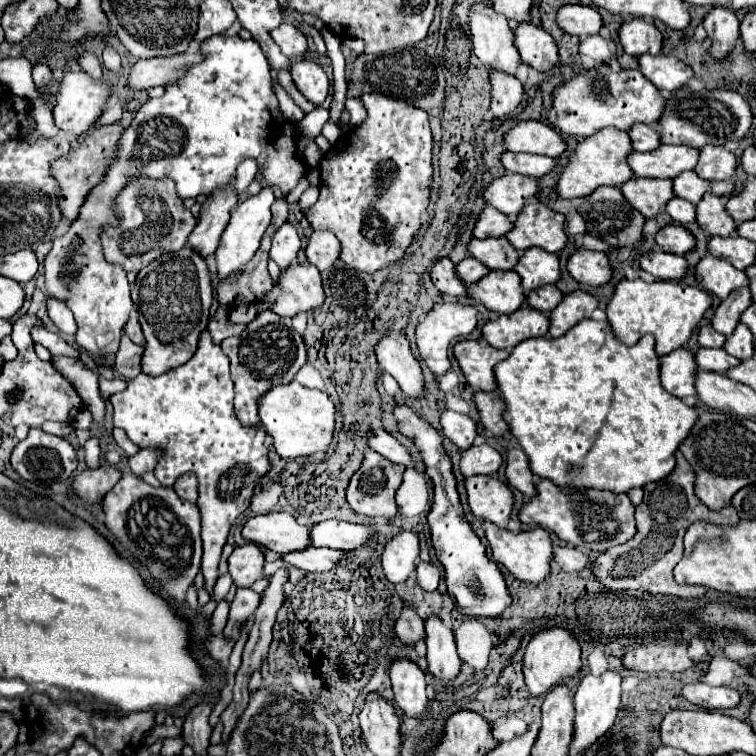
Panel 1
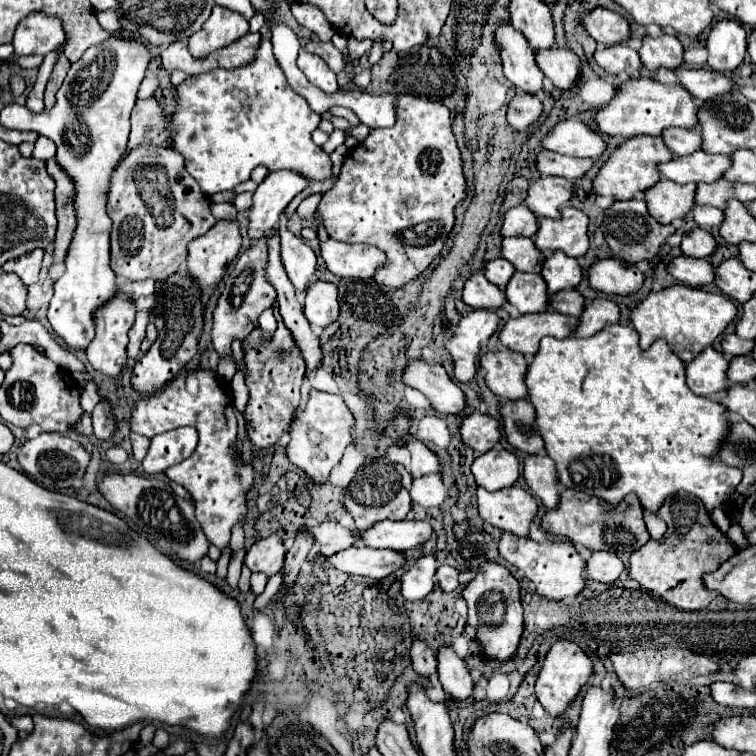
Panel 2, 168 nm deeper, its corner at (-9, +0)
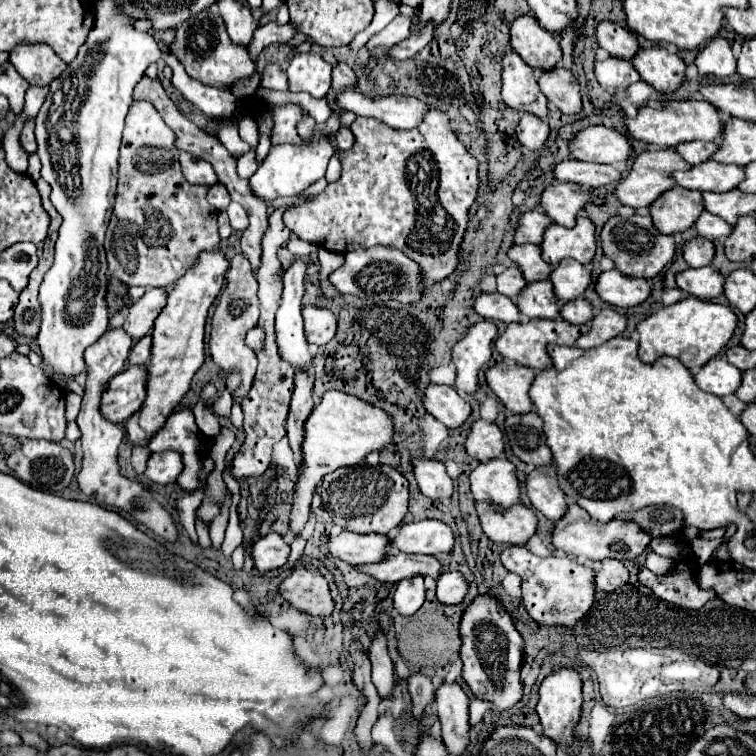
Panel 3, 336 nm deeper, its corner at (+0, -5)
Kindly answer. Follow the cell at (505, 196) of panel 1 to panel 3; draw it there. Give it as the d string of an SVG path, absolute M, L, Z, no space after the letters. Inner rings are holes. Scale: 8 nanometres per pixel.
M556 182L540 194L538 208L544 214L548 214L554 224L572 228L576 222L576 214L584 208L588 198L590 198L588 188L582 188L578 184Z

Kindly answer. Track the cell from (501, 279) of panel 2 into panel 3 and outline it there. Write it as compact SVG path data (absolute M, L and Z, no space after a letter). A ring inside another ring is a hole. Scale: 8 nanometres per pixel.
M518 266L506 268L502 274L496 276L496 282L498 282L498 292L508 296L508 298L512 298L512 300L516 300L516 296L522 290L522 286L526 286L526 280L522 278Z

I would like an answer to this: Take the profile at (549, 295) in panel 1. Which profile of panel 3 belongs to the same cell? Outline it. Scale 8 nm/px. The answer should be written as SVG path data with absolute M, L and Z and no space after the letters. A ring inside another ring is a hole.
M574 298L560 306L560 316L570 324L586 324L592 320L592 306L584 298Z

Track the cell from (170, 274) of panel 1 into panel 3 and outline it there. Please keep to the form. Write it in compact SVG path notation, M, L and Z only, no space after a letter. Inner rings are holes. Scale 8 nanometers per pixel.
M128 366L124 372L116 374L106 392L102 394L100 412L110 422L128 420L144 402L148 386L148 366Z

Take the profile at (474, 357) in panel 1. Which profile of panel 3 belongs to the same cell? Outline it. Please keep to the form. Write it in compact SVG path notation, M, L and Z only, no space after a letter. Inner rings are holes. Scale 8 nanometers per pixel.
M502 360L486 370L486 382L490 390L512 414L526 414L532 410L528 390L534 376L536 372L510 360Z

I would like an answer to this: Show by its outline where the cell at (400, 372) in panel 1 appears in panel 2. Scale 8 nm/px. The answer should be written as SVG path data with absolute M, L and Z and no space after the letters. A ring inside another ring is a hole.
M423 359L411 361L403 381L421 391L443 415L459 415L465 409L465 393L451 381L441 365L429 365Z

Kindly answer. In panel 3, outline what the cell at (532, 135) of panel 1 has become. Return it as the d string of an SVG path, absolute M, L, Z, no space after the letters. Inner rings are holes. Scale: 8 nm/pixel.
M602 124L584 128L578 134L574 134L574 138L568 144L568 150L574 160L586 160L598 164L626 162L628 156L632 154L628 136Z

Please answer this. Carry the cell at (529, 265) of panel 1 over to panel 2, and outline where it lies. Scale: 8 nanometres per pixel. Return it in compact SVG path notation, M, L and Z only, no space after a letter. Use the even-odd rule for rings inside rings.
M555 251L545 259L541 277L545 279L549 293L553 295L563 289L575 289L583 279L583 269L577 263L577 259L567 257L561 251Z

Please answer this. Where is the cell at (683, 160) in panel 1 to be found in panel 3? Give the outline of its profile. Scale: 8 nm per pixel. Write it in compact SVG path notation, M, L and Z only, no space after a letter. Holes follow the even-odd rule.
M706 160L692 166L686 172L672 172L672 178L676 180L678 186L688 188L688 190L728 192L742 182L744 170L740 166Z

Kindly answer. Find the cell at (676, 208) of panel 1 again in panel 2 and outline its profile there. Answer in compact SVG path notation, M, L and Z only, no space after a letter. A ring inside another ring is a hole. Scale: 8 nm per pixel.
M695 205L691 213L693 213L695 223L701 229L705 229L705 231L711 231L713 227L719 227L721 221L725 219L723 217L723 211L721 209L715 209L715 207L699 207L699 205Z

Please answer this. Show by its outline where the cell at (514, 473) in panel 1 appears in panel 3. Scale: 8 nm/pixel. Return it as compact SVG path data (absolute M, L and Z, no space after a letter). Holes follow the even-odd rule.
M552 464L538 466L526 474L526 492L532 506L542 512L548 520L556 522L564 516L566 496L558 488L556 468Z

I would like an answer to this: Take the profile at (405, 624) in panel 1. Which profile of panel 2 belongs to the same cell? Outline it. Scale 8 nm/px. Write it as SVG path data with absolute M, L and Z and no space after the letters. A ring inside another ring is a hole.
M415 639L413 647L411 647L411 661L413 661L413 669L421 675L421 677L429 677L437 671L437 659L435 659L435 651L431 651L427 647L425 641Z

